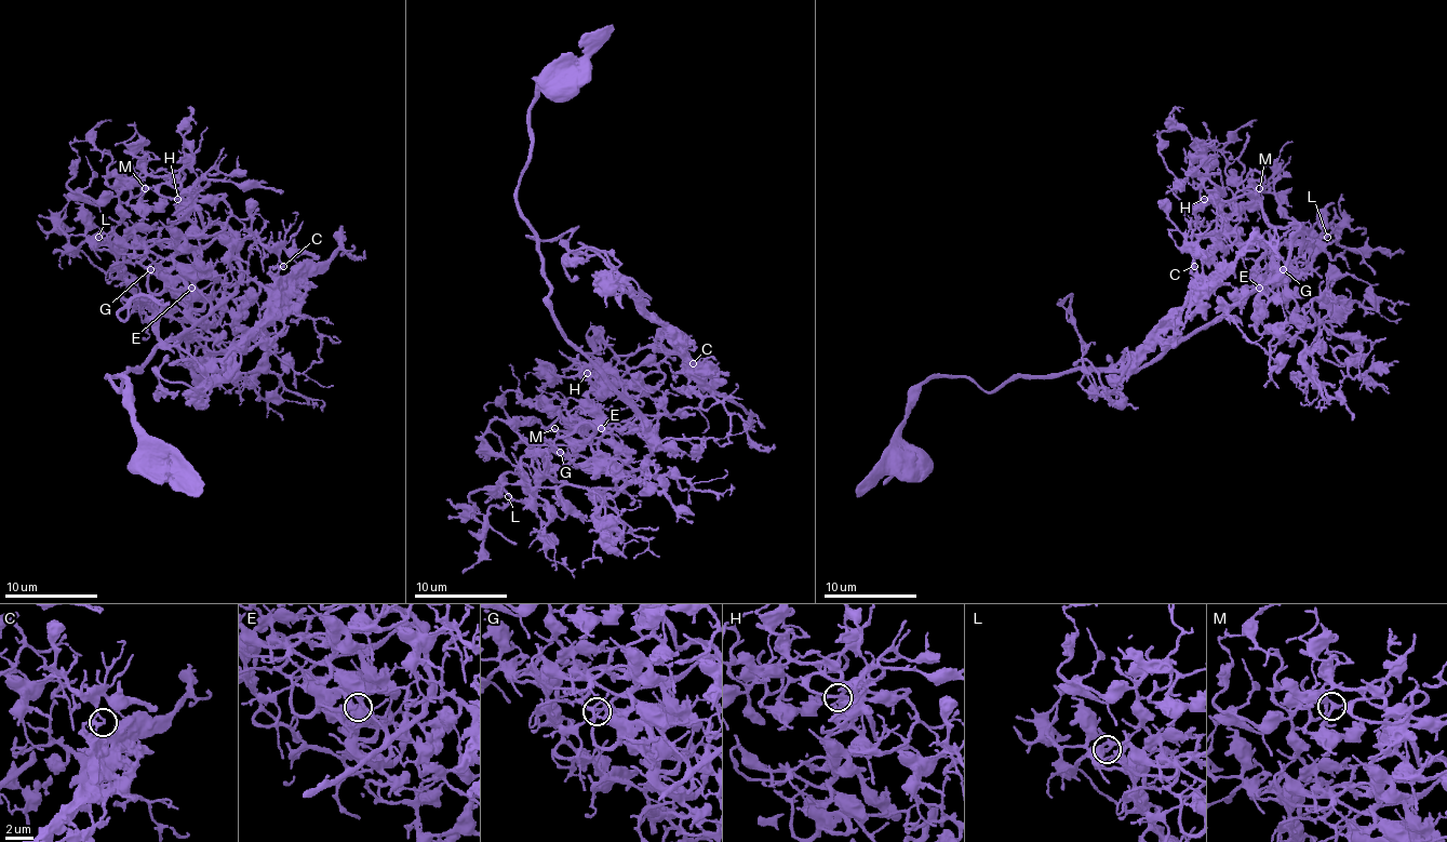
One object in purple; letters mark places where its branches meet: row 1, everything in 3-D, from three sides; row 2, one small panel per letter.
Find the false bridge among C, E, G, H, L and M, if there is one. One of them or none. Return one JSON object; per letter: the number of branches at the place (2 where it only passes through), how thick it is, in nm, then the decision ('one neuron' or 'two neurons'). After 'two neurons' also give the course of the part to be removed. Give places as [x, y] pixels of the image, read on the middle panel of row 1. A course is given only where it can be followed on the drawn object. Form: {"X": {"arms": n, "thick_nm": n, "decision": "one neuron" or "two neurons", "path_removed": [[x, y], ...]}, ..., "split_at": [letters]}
{"C": {"arms": 3, "thick_nm": 200, "decision": "two neurons", "path_removed": [[692, 363], [613, 268], [597, 254], [576, 254], [568, 246], [571, 234], [546, 240], [530, 236]]}, "E": {"arms": 3, "thick_nm": 170, "decision": "one neuron"}, "G": {"arms": 3, "thick_nm": 220, "decision": "one neuron"}, "H": {"arms": 3, "thick_nm": 200, "decision": "one neuron"}, "L": {"arms": 3, "thick_nm": 200, "decision": "one neuron"}, "M": {"arms": 3, "thick_nm": 200, "decision": "one neuron"}, "split_at": ["C"]}

